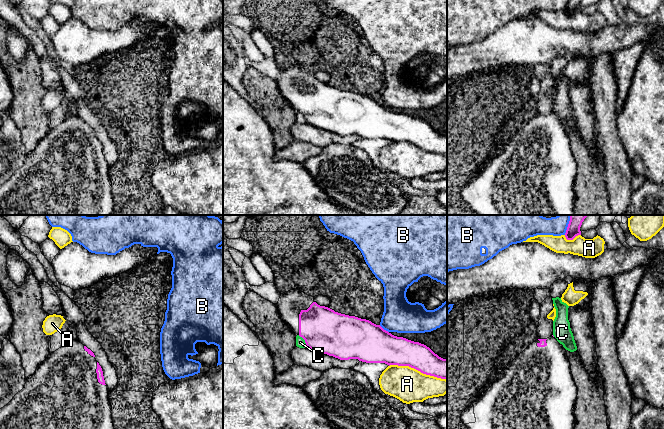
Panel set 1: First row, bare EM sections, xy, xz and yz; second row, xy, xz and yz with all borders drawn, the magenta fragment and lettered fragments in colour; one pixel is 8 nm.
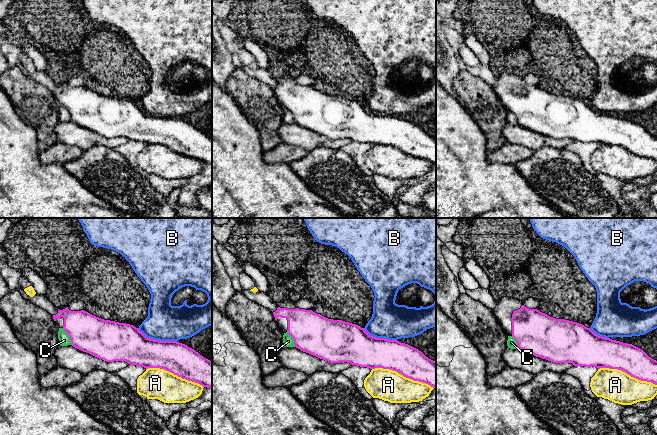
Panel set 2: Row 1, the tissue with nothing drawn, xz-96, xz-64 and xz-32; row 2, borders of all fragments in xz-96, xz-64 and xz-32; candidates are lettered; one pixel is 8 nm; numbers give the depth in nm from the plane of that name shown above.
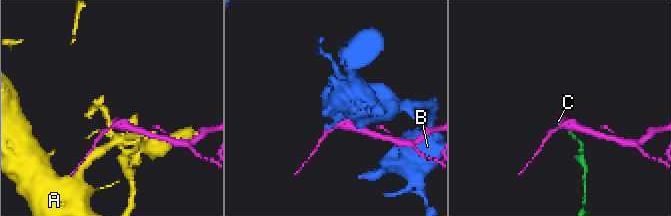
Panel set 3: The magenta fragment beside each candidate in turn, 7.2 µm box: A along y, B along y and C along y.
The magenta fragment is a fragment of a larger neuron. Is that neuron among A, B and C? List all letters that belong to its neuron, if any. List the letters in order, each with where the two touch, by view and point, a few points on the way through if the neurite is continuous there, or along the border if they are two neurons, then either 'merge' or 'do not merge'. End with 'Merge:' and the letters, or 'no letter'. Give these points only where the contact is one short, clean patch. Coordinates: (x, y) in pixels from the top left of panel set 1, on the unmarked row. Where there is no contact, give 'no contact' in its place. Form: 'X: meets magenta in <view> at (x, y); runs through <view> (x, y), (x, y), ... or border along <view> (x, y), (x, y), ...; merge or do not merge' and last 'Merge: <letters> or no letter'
A: meets magenta in xz at (418, 146); do not merge
B: meets magenta in xz at (383, 105); do not merge
C: meets magenta in xz at (304, 115); do not merge
Merge: no letter

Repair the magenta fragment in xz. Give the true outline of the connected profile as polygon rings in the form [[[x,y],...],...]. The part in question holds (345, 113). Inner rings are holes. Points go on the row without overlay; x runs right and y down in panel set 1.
[[[295,65],[281,70],[275,81],[281,96],[296,112],[302,113],[311,126],[340,136],[358,135],[366,139],[409,142],[423,150],[447,156],[447,135],[439,133],[426,121],[394,112],[369,96],[320,82],[314,73]]]

